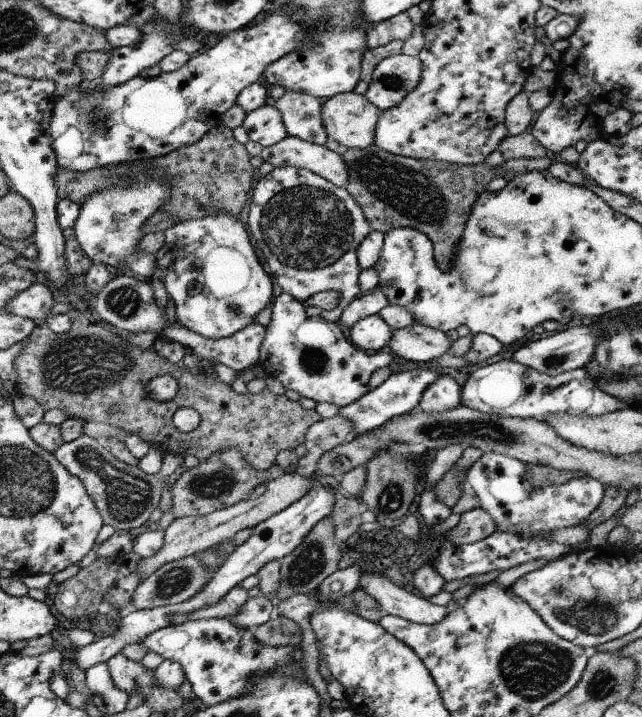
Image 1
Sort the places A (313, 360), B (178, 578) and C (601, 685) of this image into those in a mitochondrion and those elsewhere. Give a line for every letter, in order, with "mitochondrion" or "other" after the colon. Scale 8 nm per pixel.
A: mitochondrion
B: mitochondrion
C: mitochondrion

